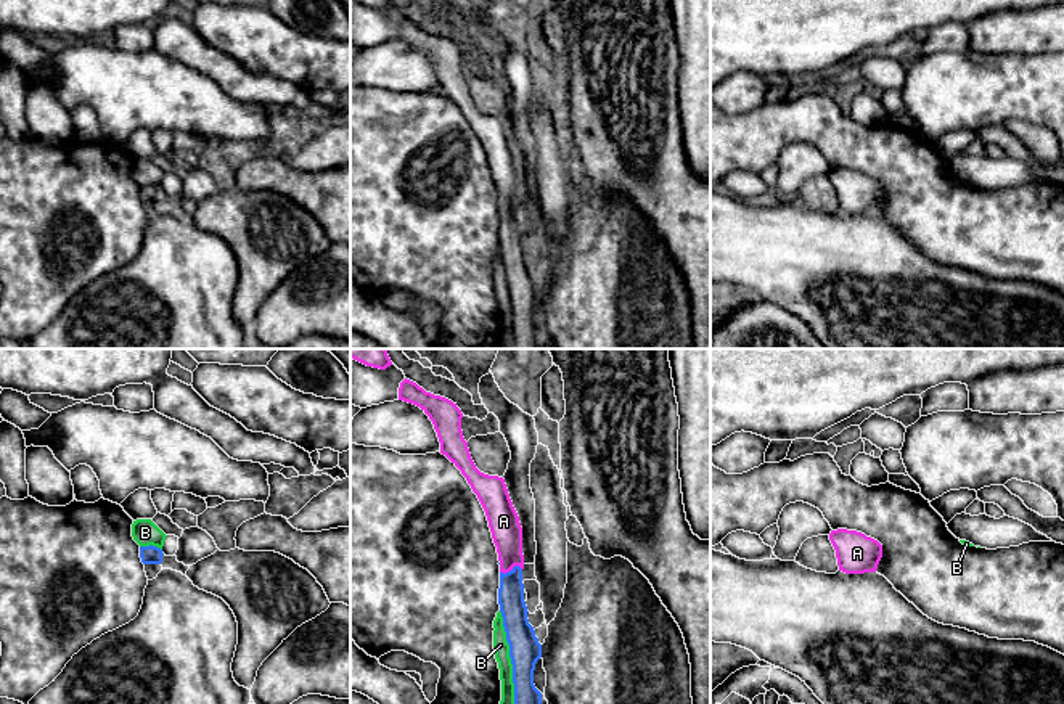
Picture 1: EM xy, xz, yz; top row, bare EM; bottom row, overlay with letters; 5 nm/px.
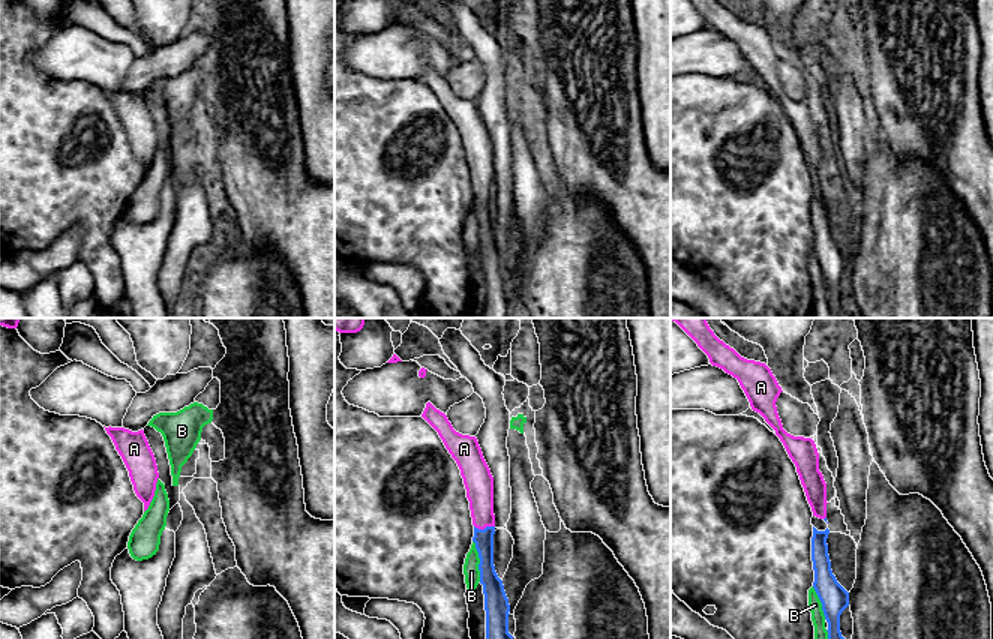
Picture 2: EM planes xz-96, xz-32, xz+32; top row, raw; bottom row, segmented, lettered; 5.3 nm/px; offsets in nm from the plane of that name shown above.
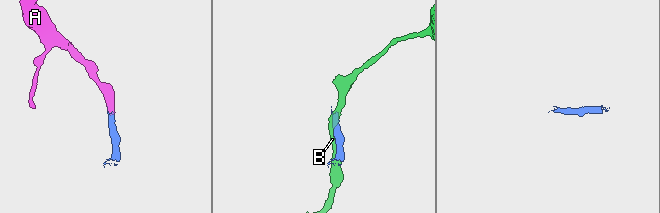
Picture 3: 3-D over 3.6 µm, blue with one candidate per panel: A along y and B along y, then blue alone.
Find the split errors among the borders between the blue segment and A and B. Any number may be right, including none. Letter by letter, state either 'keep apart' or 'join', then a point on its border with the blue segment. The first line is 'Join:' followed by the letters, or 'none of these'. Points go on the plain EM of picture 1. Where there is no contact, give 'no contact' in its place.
Join: A
A: join; meets blue in xz at (510, 211)
B: keep apart; meets blue in xz at (511, 299)

